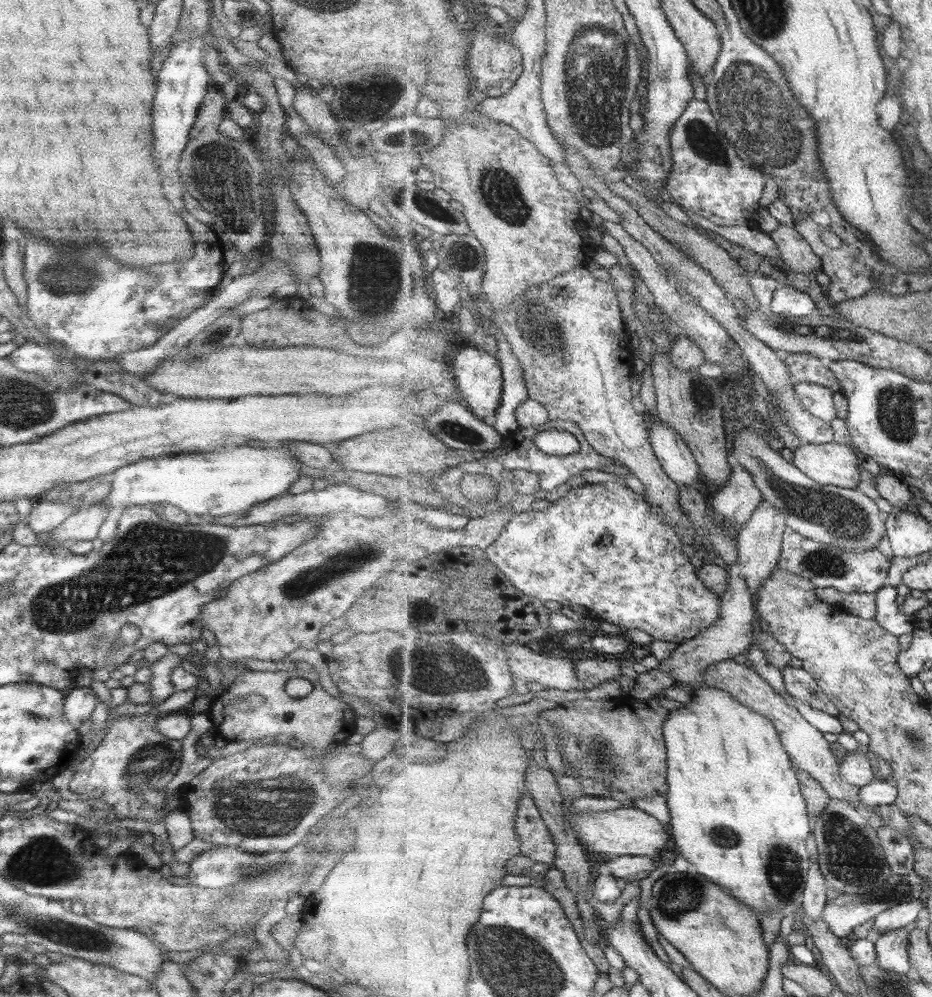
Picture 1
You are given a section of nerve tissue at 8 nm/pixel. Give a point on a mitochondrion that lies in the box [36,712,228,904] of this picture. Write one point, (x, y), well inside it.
(149, 761)

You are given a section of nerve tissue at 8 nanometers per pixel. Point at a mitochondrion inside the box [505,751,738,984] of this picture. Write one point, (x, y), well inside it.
(676, 897)

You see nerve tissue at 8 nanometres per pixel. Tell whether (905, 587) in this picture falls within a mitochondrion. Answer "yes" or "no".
no

